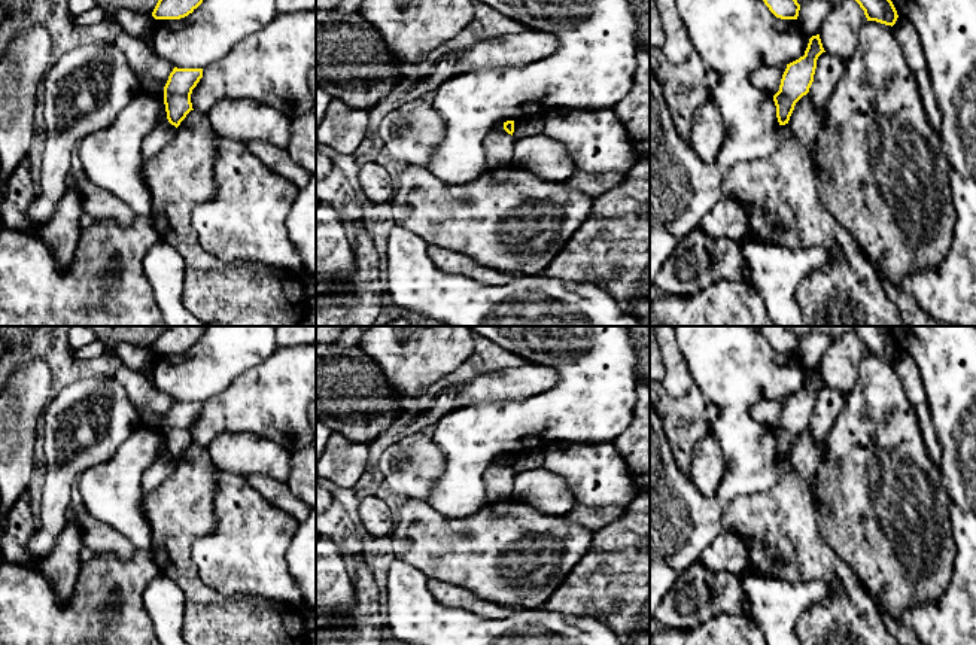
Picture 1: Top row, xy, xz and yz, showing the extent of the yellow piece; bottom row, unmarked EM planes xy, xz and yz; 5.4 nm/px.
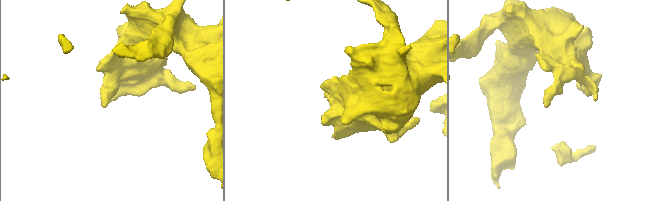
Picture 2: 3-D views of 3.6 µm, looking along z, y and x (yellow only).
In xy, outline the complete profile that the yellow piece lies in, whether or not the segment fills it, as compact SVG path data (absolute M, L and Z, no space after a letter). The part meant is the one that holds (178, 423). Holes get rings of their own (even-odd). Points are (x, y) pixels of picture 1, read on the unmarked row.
M174 401L164 420L164 438L167 453L176 462L194 444L191 436L192 423L203 411L203 402Z

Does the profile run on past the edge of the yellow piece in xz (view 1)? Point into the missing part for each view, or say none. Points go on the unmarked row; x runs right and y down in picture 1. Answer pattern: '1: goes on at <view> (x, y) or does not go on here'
1: does not go on here

